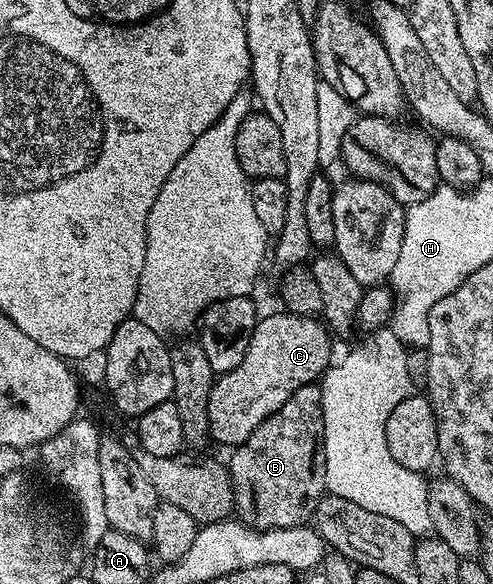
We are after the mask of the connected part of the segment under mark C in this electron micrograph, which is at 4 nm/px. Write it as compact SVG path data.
M286 309L280 312L280 315L264 314L260 318L241 365L227 375L218 376L211 386L207 398L209 436L224 443L227 449L240 447L261 421L277 413L297 389L314 384L332 362L332 336L318 318L292 315Z

